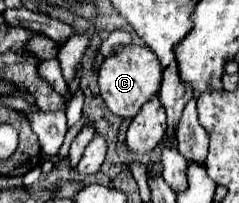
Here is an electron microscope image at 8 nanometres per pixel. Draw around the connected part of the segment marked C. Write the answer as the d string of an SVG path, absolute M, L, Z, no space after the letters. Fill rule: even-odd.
M119 44L113 48L113 54L107 56L99 66L97 82L107 108L125 120L131 120L139 112L139 108L159 92L161 64L145 44Z

